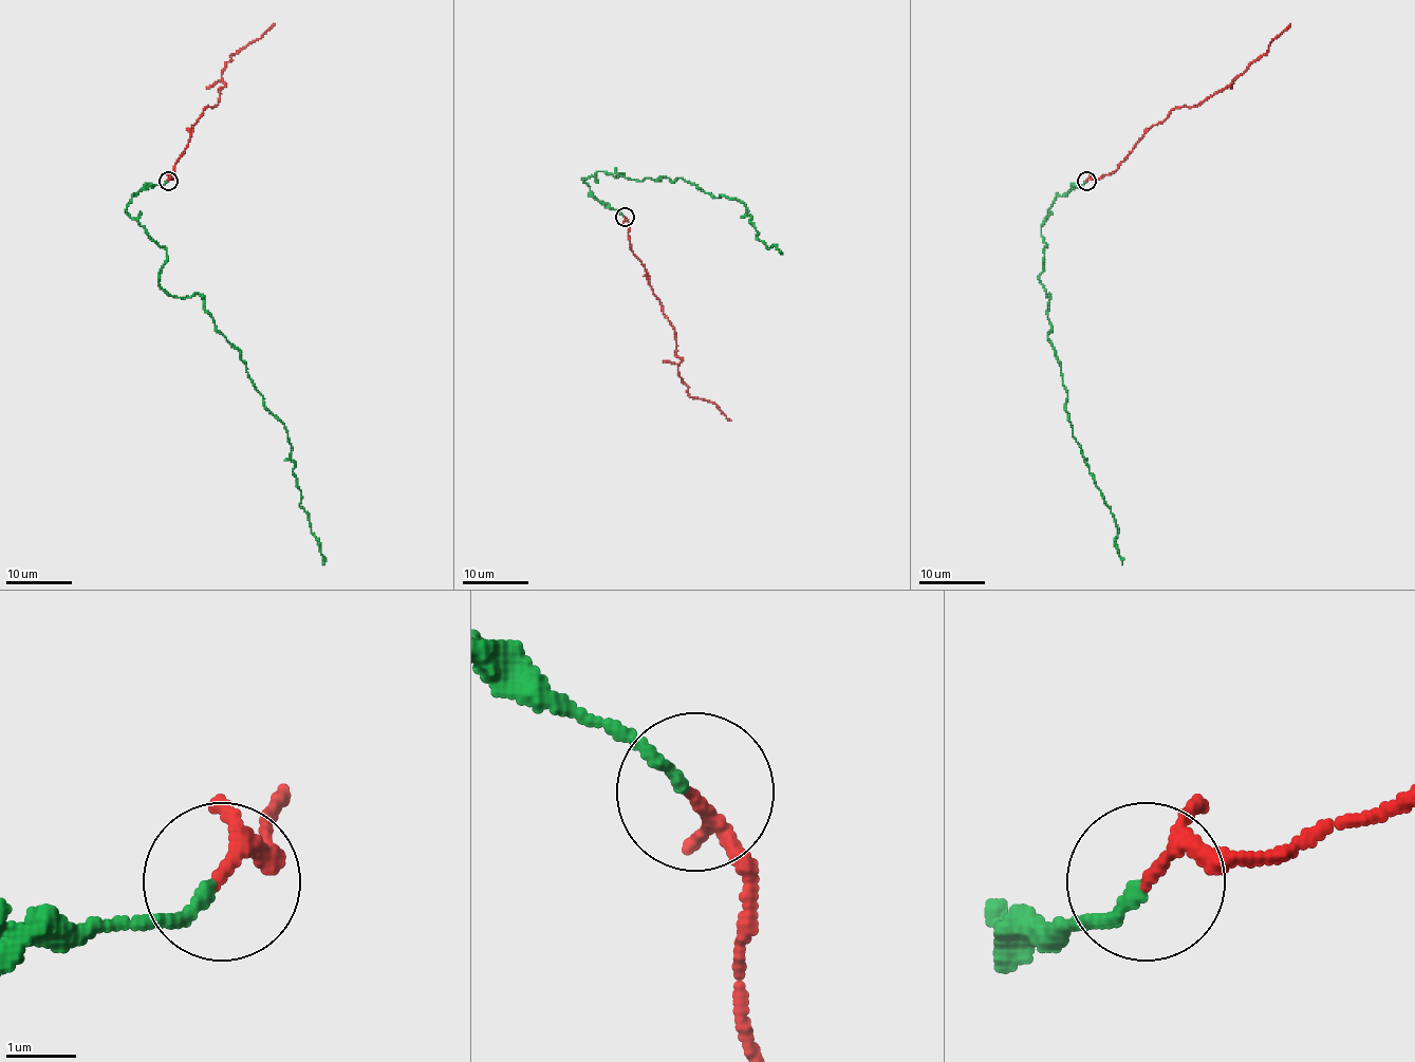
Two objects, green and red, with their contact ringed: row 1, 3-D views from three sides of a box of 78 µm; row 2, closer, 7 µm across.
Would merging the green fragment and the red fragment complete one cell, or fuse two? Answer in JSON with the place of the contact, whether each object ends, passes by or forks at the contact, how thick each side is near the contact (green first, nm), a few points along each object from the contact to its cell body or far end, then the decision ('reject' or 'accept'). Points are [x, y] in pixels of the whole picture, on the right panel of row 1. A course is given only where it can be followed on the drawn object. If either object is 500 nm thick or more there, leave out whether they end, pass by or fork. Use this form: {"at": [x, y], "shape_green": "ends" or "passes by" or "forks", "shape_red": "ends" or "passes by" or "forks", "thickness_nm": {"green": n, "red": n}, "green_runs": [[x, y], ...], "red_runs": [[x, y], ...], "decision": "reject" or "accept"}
{"at": [1086, 181], "shape_green": "ends", "shape_red": "passes by", "thickness_nm": {"green": 170, "red": 140}, "green_runs": [[1085, 181], [1047, 211], [1039, 282], [1050, 297], [1047, 339], [1061, 366], [1073, 436], [1114, 515], [1122, 564]], "red_runs": [[1085, 181], [1117, 168], [1135, 143], [1172, 110], [1201, 103], [1230, 85], [1266, 53], [1289, 23]], "decision": "accept"}

